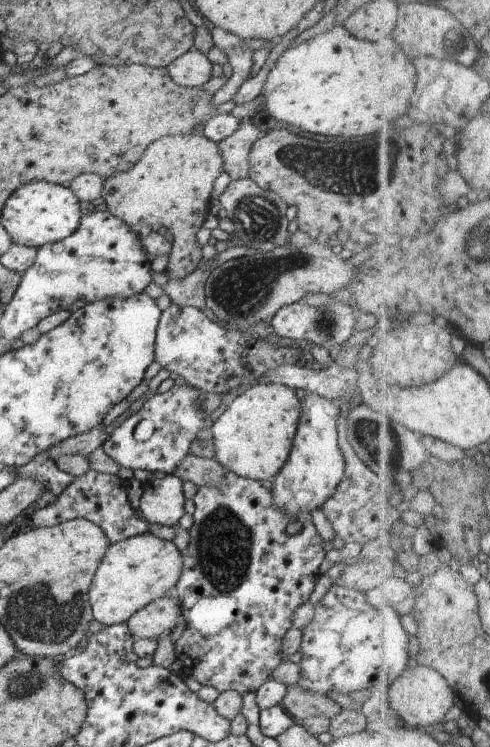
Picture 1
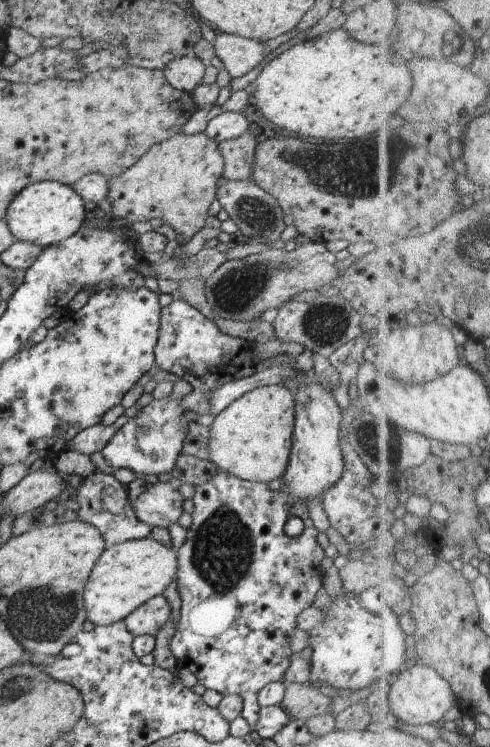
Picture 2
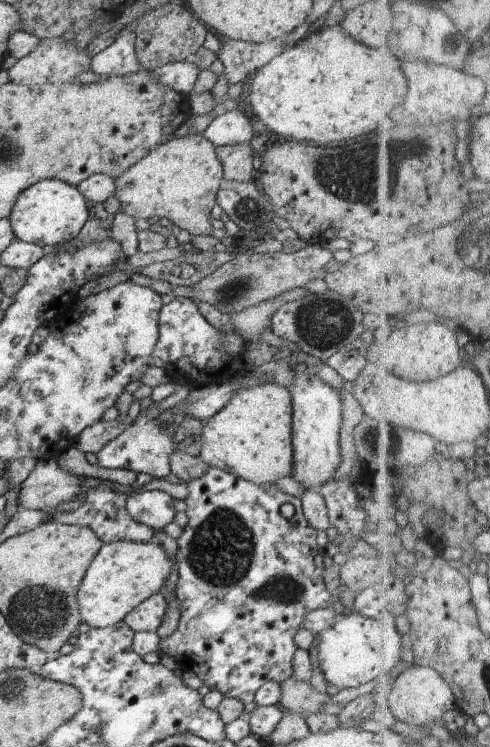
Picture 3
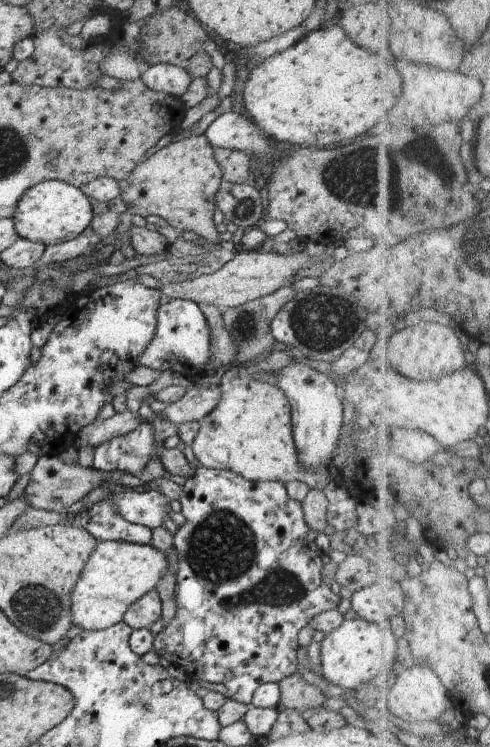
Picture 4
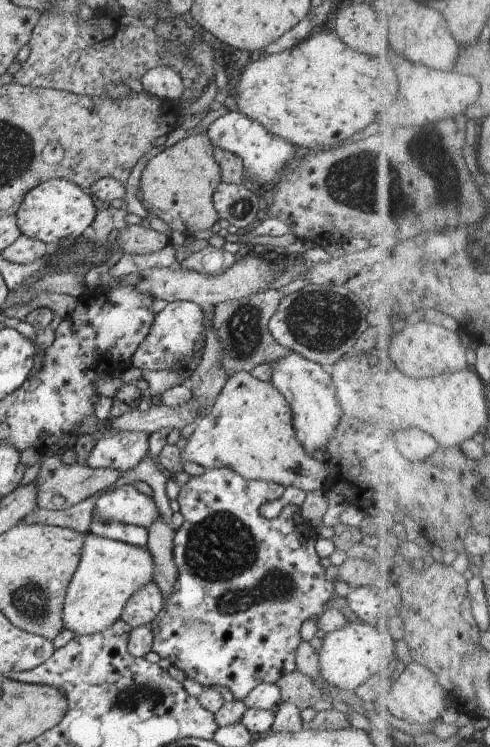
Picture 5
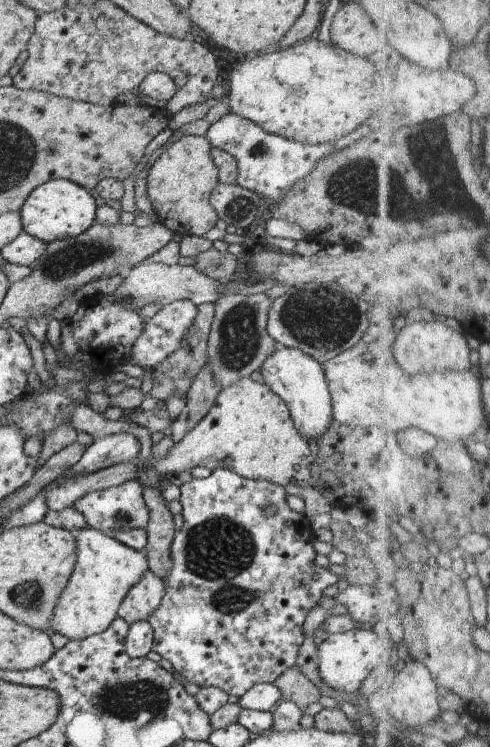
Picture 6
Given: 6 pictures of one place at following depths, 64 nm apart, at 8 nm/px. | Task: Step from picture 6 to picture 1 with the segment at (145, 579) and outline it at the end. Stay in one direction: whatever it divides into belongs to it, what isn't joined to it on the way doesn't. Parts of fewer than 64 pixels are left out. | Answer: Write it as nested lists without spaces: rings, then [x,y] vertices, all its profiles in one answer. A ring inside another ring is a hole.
[[[163,597],[138,610],[130,616],[126,624],[135,640],[157,641],[162,636],[171,636],[181,616],[183,615],[180,600]]]

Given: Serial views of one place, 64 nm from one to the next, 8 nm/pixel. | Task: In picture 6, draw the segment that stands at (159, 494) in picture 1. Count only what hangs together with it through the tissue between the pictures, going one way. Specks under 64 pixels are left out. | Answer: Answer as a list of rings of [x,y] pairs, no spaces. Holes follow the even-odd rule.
[[[126,481],[120,486],[110,487],[98,492],[90,492],[84,498],[80,498],[74,505],[85,516],[88,527],[99,530],[105,535],[118,530],[144,529],[148,524],[148,506],[142,496],[142,486],[139,481]]]

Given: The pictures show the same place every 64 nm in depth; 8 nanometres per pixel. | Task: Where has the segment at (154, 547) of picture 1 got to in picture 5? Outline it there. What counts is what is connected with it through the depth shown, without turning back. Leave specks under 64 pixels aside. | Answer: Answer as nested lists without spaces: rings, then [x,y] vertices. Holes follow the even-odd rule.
[[[91,532],[86,533],[80,564],[68,586],[66,600],[62,607],[64,629],[70,630],[74,637],[104,632],[104,629],[110,628],[121,618],[124,604],[130,600],[132,594],[138,592],[140,588],[144,588],[148,582],[153,581],[154,574],[156,574],[156,560],[147,547],[140,548],[140,546],[132,546],[114,539],[94,536]]]

